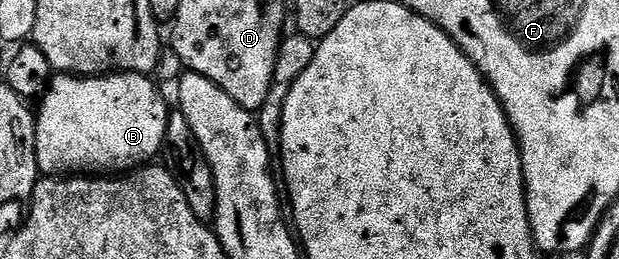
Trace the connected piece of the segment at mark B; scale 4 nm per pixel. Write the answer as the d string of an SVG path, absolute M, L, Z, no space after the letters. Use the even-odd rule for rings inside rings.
M133 71L95 77L64 73L53 78L36 115L36 156L41 176L128 173L151 164L152 158L165 150L170 114L163 93L152 81Z

